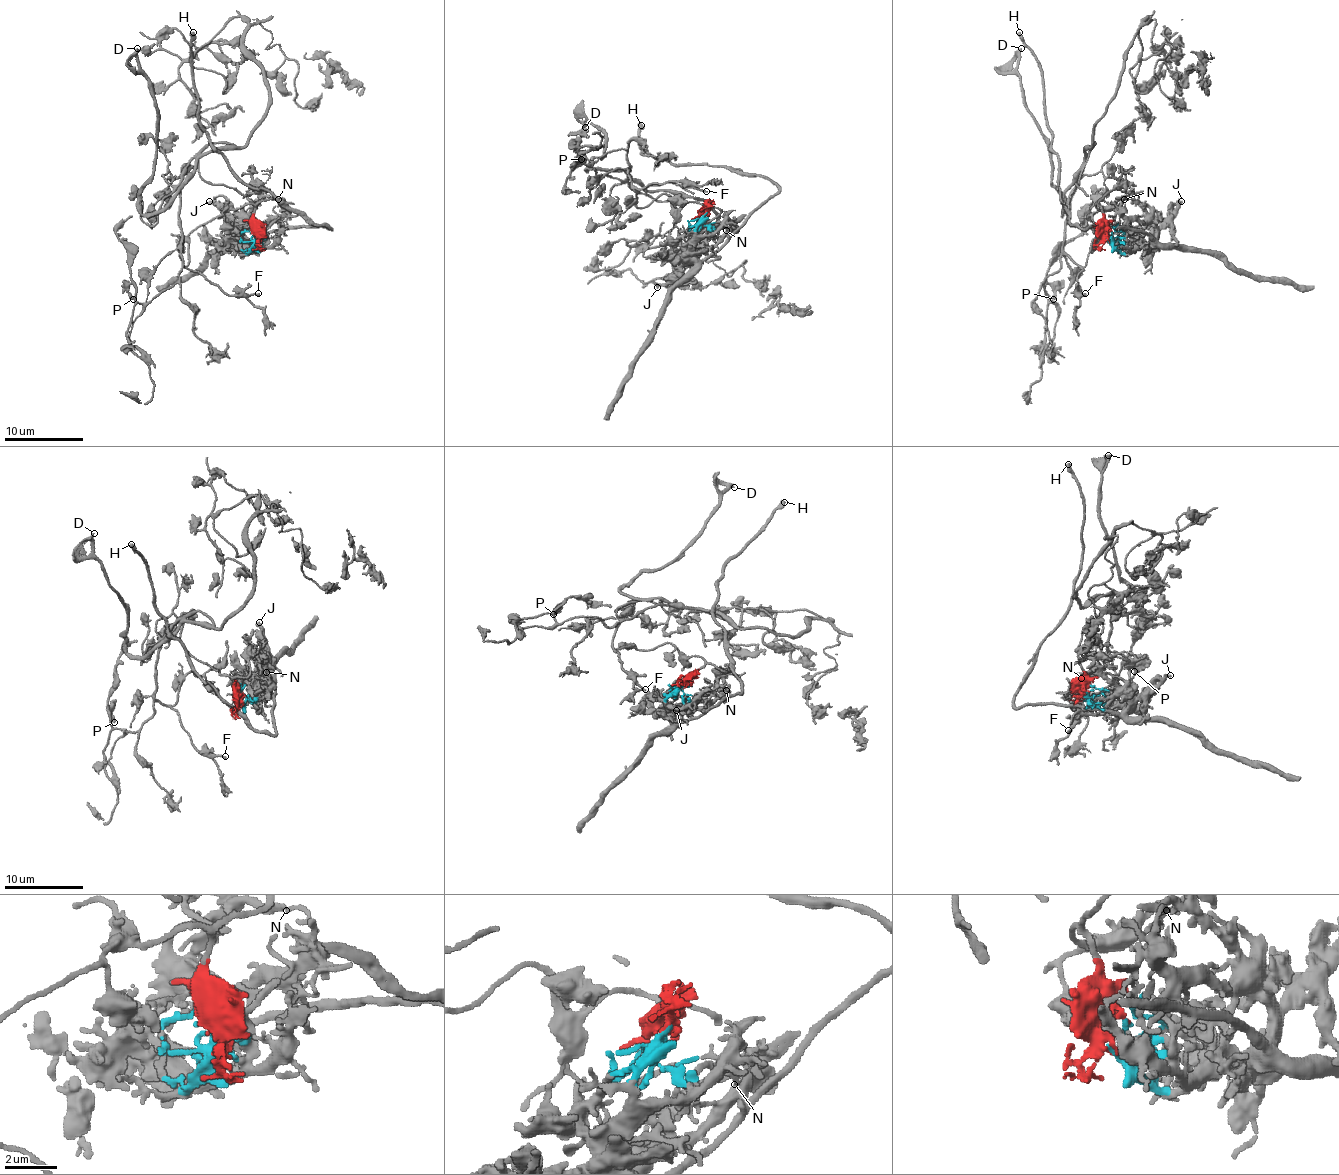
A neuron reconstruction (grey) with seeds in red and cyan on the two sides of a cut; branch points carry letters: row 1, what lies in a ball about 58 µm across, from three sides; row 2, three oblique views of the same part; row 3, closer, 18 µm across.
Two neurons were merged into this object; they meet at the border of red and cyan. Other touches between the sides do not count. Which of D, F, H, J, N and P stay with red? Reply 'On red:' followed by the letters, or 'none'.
On red: D, F, P

